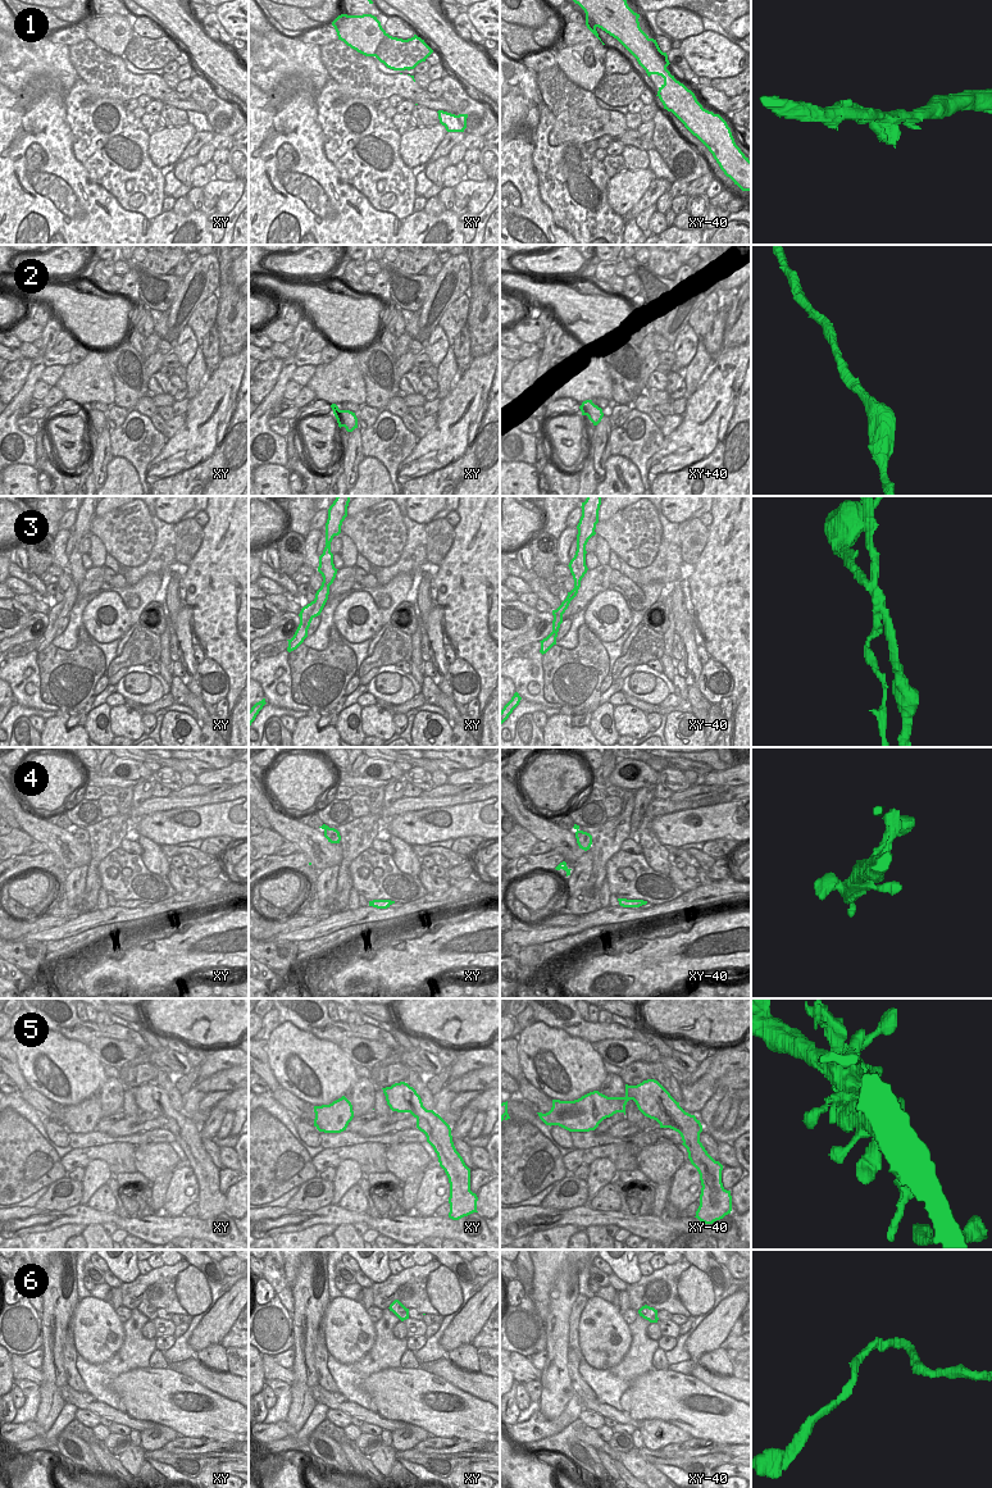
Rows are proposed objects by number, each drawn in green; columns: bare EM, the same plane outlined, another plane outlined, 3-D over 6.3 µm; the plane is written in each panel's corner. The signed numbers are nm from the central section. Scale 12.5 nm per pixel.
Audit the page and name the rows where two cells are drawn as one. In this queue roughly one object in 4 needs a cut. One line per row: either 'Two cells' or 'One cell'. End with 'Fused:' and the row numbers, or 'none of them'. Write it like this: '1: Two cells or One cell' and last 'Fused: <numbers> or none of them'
1: One cell
2: One cell
3: One cell
4: One cell
5: One cell
6: Two cells
Fused: 6

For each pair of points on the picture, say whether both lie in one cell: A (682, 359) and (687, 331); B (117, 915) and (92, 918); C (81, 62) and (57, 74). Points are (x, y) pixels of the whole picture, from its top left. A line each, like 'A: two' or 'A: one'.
A: one
B: one
C: two

